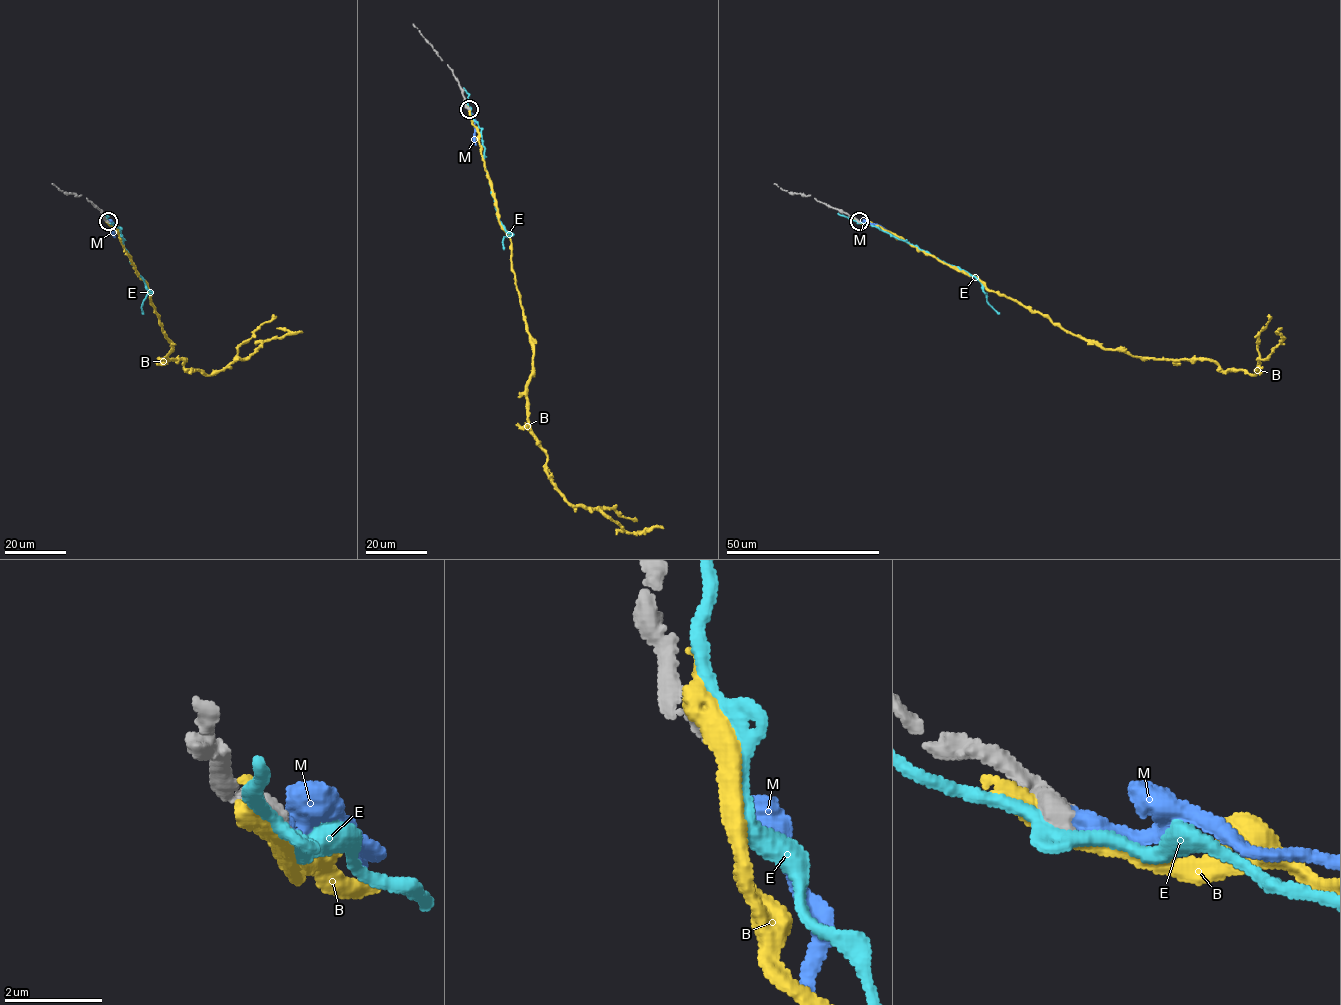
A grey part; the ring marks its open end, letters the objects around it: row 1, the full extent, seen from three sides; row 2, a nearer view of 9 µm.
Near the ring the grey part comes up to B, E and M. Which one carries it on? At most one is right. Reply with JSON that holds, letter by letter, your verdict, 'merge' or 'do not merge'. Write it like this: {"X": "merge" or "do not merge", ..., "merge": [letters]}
{"B": "do not merge", "E": "do not merge", "M": "merge", "merge": ["M"]}

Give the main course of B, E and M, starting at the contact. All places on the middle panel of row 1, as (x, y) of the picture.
B: (468, 108), (530, 337), (529, 432), (569, 502), (628, 532), (649, 529), (637, 531)
E: (469, 108), (481, 130), (484, 168), (496, 217), (513, 235), (504, 238), (504, 249)
M: (469, 108), (474, 121), (476, 145)

